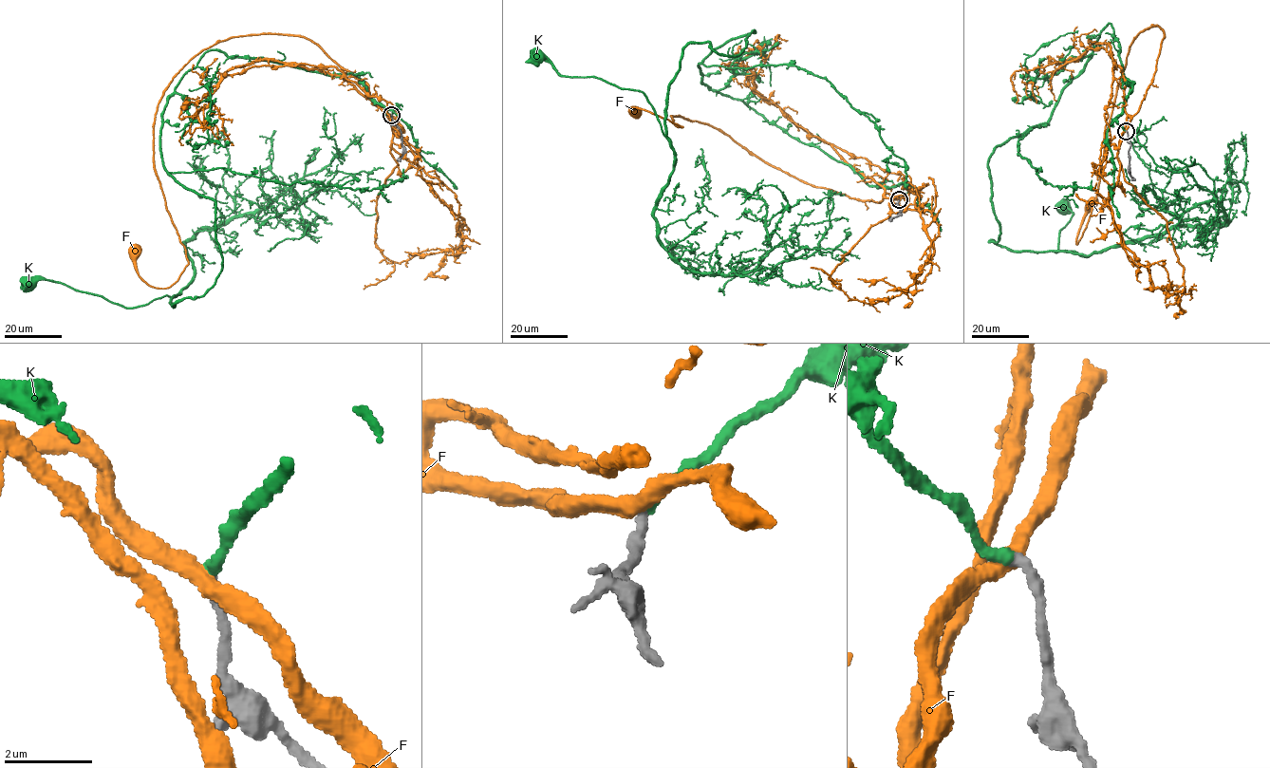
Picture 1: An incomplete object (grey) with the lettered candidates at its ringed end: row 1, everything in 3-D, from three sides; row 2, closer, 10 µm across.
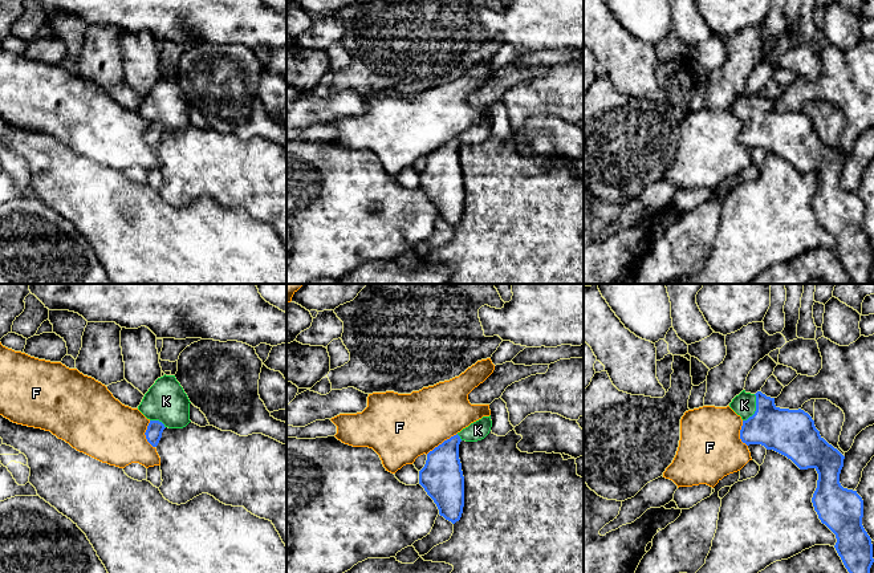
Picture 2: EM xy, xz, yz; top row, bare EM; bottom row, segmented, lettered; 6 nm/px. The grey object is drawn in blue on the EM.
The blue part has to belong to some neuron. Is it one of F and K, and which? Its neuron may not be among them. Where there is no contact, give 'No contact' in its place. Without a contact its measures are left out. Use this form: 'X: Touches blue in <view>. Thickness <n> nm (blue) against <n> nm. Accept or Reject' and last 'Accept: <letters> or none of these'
F: Touches blue in xz. Thickness 260 nm (blue) against 400 nm. Reject
K: Touches blue in yz. Thickness 280 nm (blue) against 140 nm. Accept
Accept: K

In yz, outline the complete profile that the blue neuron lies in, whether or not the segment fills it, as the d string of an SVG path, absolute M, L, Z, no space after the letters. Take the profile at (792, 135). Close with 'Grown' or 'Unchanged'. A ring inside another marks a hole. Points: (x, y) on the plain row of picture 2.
M743 93L729 110L743 122L743 146L761 147L786 159L800 172L817 174L817 191L812 200L814 214L836 237L834 251L850 280L871 284L873 247L862 228L863 203L857 194L840 186L845 159L820 138L808 115L780 111L775 101L761 94L751 97Z. Grown

